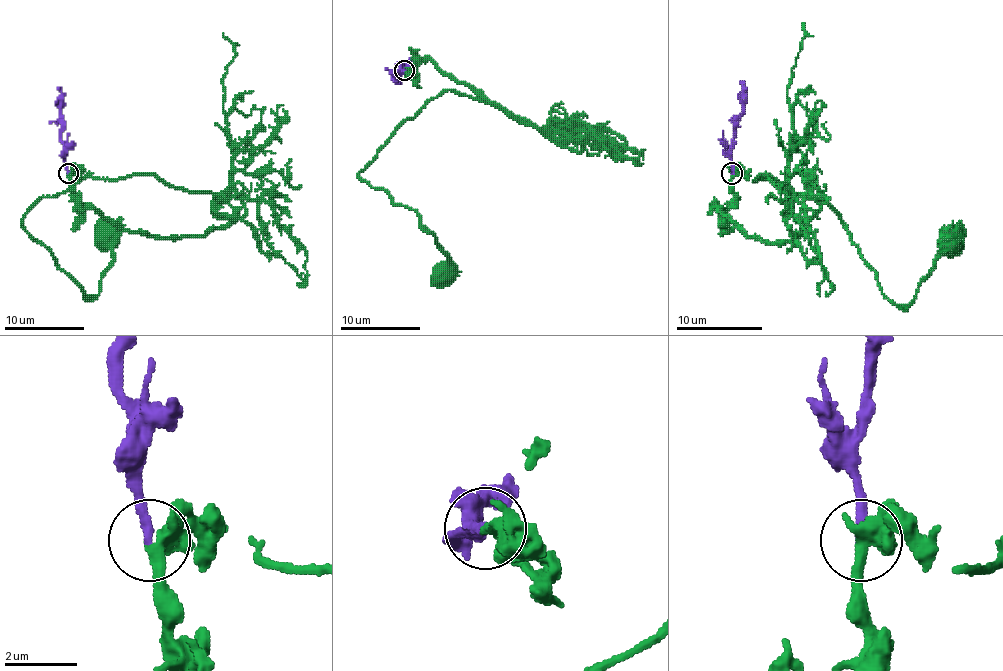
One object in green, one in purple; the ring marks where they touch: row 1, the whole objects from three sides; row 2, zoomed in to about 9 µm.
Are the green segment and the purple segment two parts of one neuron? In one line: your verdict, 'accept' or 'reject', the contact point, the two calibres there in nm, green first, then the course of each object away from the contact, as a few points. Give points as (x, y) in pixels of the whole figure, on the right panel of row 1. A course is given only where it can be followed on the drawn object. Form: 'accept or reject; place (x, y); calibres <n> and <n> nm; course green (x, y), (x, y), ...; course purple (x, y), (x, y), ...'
accept; place (732, 173); calibres 360 and 280 nm; course green (731, 173), (746, 236), (791, 242), (819, 204), (753, 180), (774, 178), (826, 201), (897, 305), (961, 221); course purple (731, 173), (733, 120), (742, 111), (742, 81)

